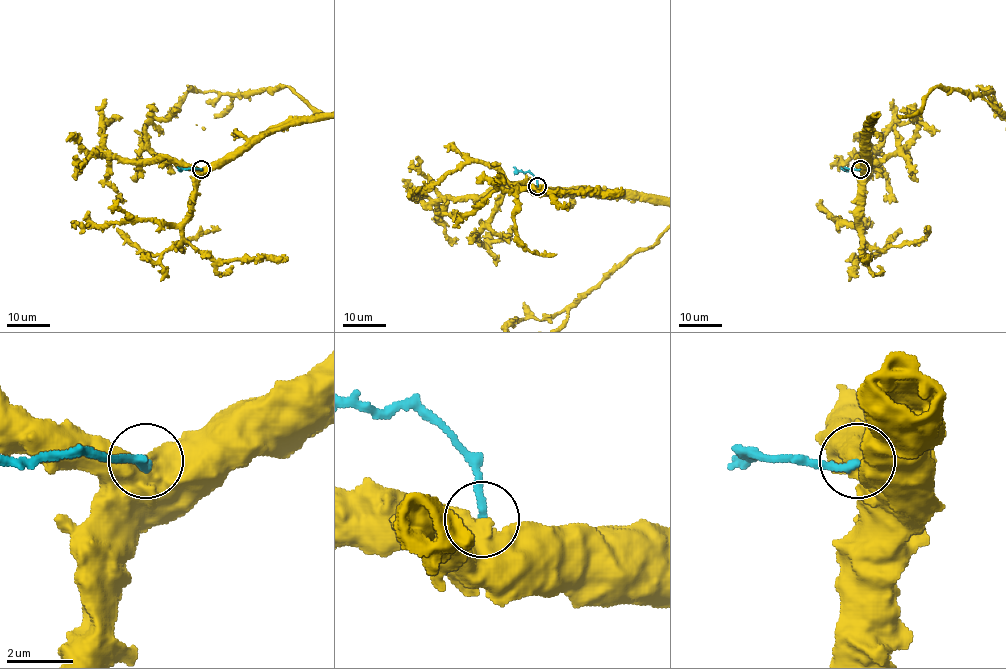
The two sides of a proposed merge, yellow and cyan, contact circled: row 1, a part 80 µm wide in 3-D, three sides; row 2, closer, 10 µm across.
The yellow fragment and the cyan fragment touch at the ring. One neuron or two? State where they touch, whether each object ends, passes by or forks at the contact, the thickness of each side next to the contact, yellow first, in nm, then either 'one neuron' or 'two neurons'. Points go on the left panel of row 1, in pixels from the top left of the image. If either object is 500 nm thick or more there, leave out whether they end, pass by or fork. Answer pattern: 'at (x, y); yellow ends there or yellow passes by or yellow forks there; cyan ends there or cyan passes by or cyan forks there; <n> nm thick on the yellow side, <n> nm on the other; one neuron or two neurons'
at (201, 169); 850 nm thick on the yellow side, 240 nm on the other; two neurons

